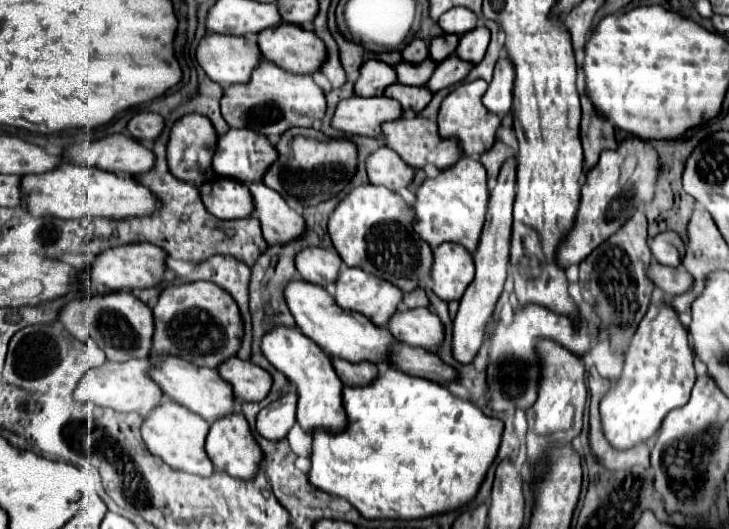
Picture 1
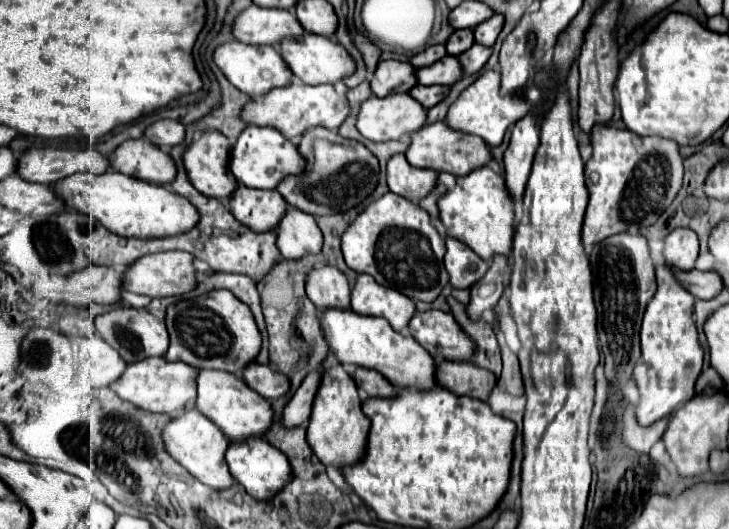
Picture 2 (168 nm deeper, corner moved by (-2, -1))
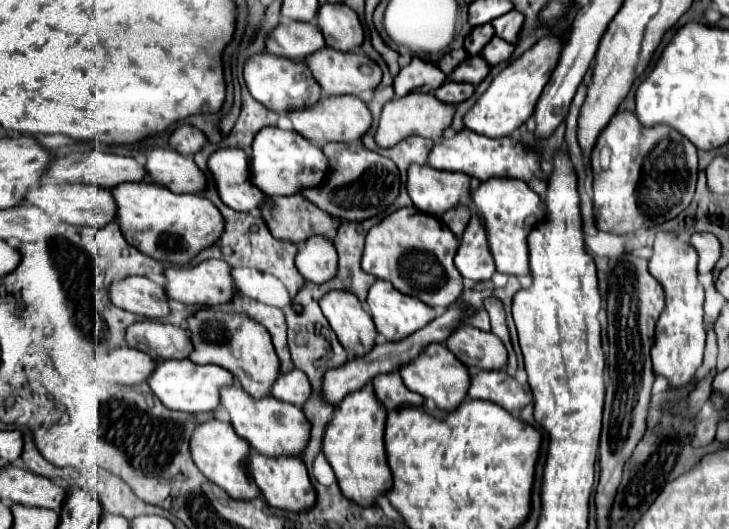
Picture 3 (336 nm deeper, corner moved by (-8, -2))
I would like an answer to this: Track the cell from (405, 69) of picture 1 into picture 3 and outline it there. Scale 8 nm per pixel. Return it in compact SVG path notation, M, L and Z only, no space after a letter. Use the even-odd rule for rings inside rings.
M473 55L467 57L465 61L461 61L449 75L449 81L455 83L471 83L471 85L479 85L489 73L489 65L485 65L485 59L481 55Z

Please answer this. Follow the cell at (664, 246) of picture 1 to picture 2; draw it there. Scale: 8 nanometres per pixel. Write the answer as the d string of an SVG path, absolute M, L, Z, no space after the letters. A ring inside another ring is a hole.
M677 228L665 238L663 250L665 262L679 268L691 270L699 256L699 238L691 228Z

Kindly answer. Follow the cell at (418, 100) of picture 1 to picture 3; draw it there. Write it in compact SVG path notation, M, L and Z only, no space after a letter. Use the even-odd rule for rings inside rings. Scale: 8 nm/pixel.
M445 81L439 89L433 91L433 95L443 101L443 103L449 103L449 105L455 105L455 103L461 103L465 99L469 99L473 95L473 85L469 83L453 83L453 81Z

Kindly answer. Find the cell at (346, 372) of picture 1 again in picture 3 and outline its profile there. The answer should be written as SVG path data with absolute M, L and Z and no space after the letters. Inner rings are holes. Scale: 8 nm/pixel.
M397 371L393 373L383 373L383 375L377 375L373 381L373 389L375 389L375 395L377 399L387 407L387 409L395 409L399 405L413 405L413 407L419 407L423 405L423 397L405 389L401 377Z

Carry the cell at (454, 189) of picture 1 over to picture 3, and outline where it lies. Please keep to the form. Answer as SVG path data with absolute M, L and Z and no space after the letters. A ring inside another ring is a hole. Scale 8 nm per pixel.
M491 177L479 183L479 187L471 193L471 199L477 209L477 215L483 219L497 271L505 275L529 275L527 235L537 223L545 219L545 213L541 209L541 197L533 193L521 179Z

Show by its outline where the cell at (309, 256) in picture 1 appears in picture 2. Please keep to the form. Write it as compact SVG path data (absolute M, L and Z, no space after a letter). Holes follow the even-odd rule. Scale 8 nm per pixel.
M331 266L315 268L307 280L307 296L317 308L351 308L351 288L343 272Z

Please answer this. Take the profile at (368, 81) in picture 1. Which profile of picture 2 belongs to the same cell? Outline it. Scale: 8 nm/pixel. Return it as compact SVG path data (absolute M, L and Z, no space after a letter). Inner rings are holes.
M399 60L379 62L379 66L371 78L371 90L379 98L391 96L397 90L409 92L413 86L417 86L415 68L411 68L409 62L399 62Z

